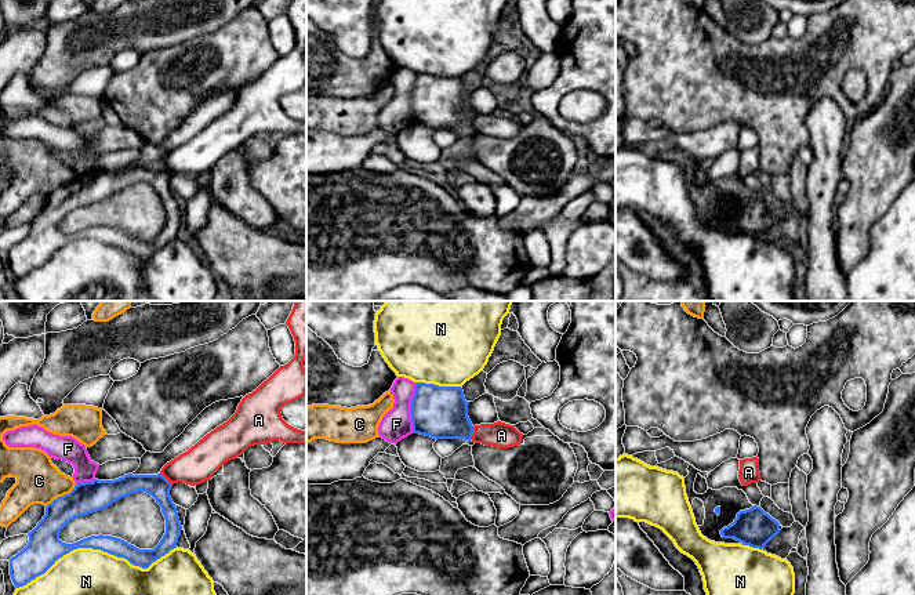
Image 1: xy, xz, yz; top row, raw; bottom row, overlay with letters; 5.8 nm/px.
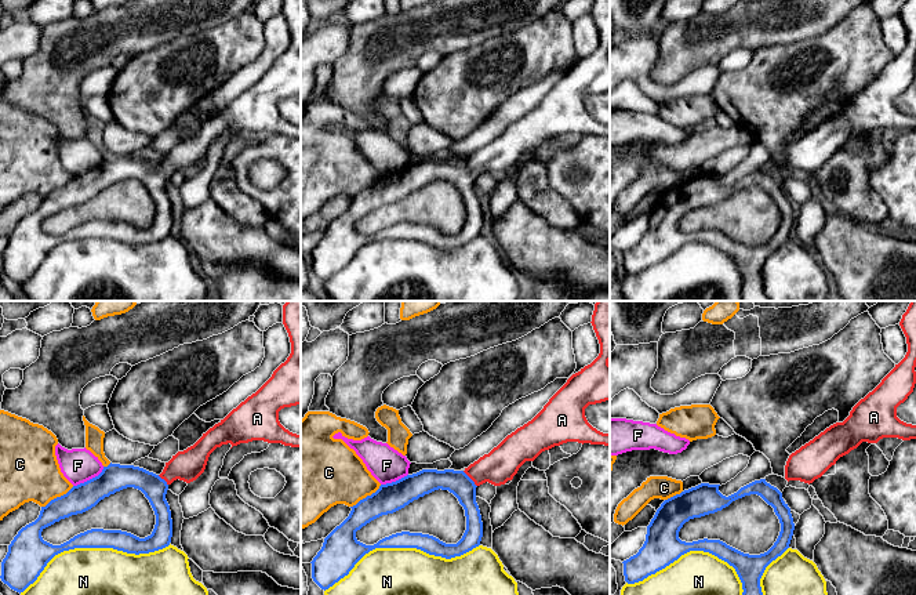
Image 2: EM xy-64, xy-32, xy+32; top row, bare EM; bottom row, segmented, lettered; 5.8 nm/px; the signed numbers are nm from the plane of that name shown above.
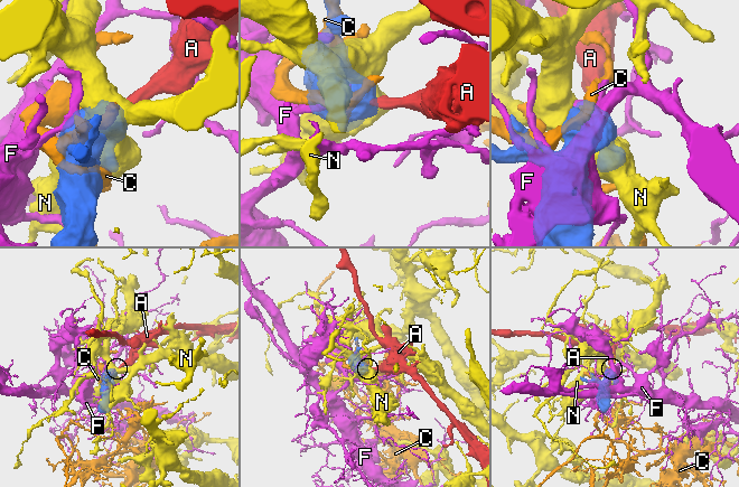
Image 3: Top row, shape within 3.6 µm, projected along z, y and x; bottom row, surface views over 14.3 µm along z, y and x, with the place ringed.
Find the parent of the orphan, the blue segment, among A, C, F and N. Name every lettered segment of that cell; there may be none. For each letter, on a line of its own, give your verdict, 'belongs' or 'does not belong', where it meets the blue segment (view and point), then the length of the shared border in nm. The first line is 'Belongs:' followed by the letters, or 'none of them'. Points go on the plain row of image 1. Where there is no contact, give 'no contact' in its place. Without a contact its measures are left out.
Belongs: A
A: belongs; meets blue in xz at (472, 124); contact 80 nm long
C: does not belong; meets blue in xy at (62, 187); contact 220 nm long
F: does not belong; meets blue in xz at (411, 98); contact 300 nm long
N: does not belong; meets blue in xy at (97, 239); contact 950 nm long

